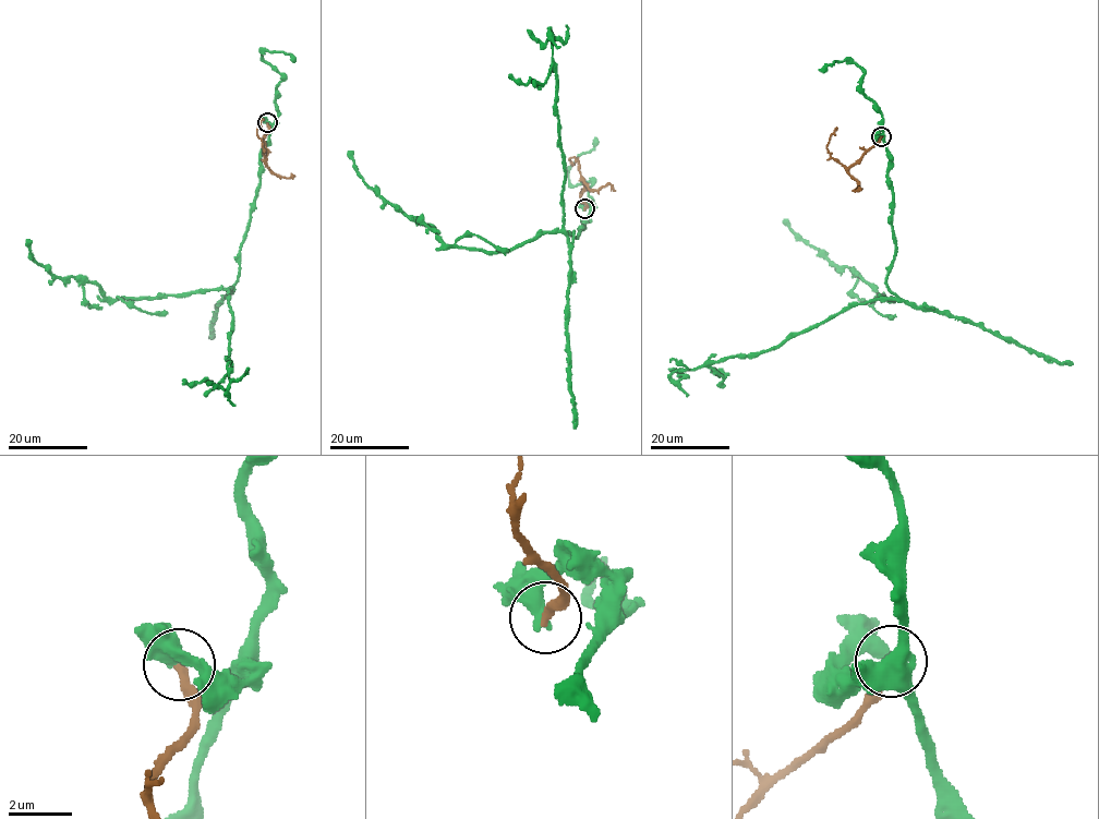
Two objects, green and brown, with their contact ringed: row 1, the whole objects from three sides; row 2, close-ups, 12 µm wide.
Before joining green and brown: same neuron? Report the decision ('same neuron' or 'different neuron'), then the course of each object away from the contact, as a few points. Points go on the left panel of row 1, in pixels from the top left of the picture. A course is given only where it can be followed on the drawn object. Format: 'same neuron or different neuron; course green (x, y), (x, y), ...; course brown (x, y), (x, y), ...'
different neuron; course green (267, 123), (274, 124), (232, 288), (107, 299), (97, 285), (55, 278), (32, 256), (27, 240); course brown (267, 123), (265, 158), (256, 134), (263, 119)

